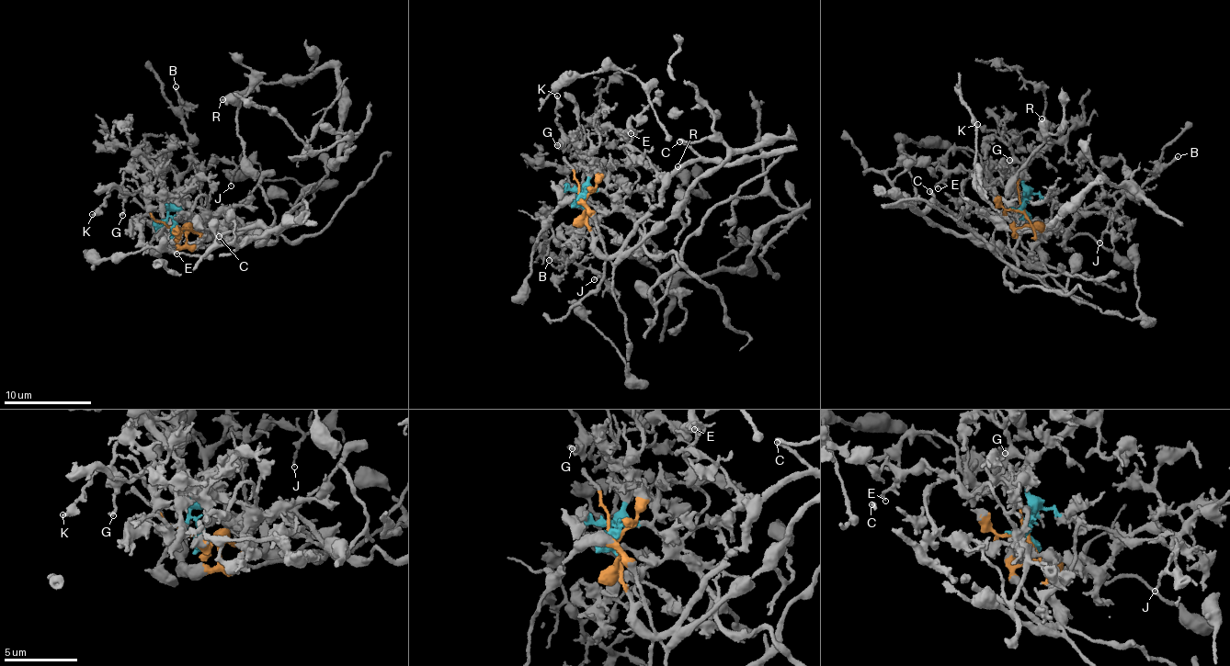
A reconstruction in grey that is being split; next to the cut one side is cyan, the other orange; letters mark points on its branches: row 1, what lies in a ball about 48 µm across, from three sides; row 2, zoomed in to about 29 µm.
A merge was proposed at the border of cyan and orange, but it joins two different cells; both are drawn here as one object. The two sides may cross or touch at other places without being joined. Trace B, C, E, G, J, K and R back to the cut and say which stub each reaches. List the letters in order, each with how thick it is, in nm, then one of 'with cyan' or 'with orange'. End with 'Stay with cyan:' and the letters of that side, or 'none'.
B: calibre 240 nm; with cyan
C: calibre 240 nm; with orange
E: calibre 220 nm; with cyan
G: calibre 220 nm; with cyan
J: calibre 160 nm; with cyan
K: calibre 280 nm; with cyan
R: calibre 600 nm; with orange
Stay with cyan: B, E, G, J, K

